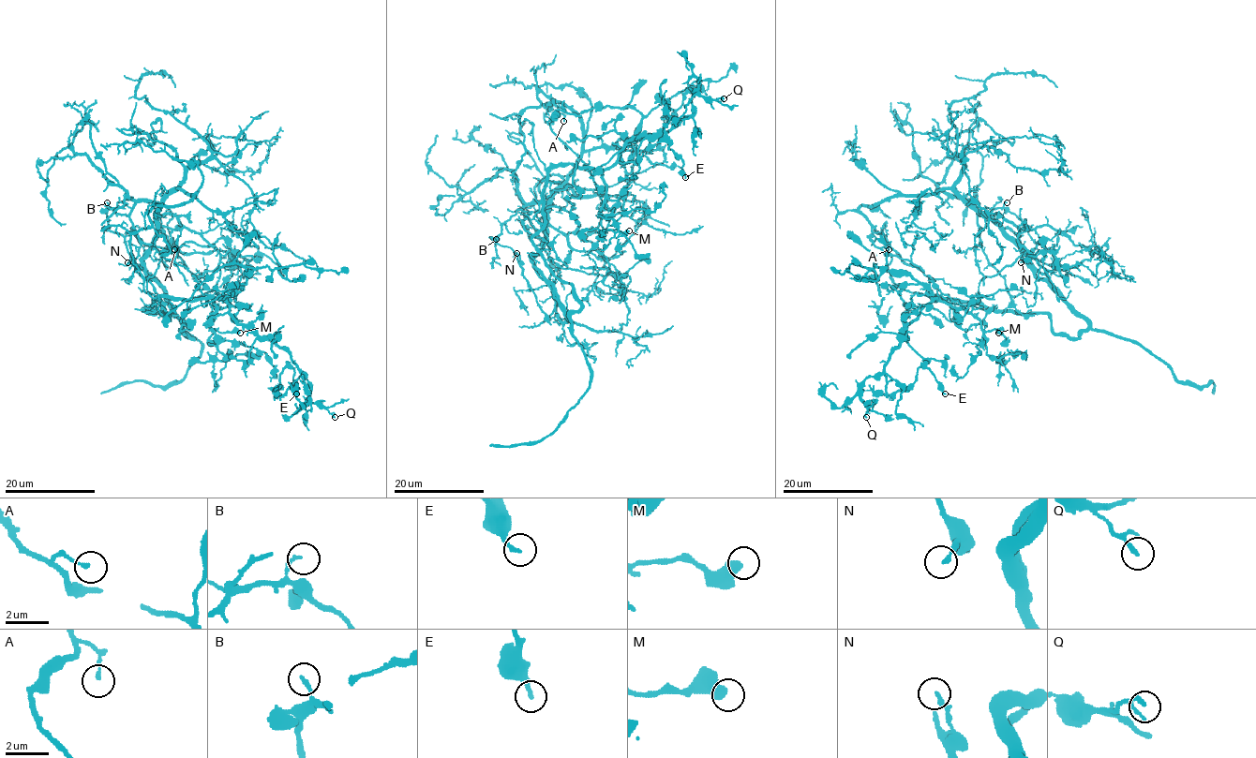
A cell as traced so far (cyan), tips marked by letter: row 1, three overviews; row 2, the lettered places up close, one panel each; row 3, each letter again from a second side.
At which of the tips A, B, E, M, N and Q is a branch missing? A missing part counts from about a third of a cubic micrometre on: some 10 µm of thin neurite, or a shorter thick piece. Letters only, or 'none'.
none

